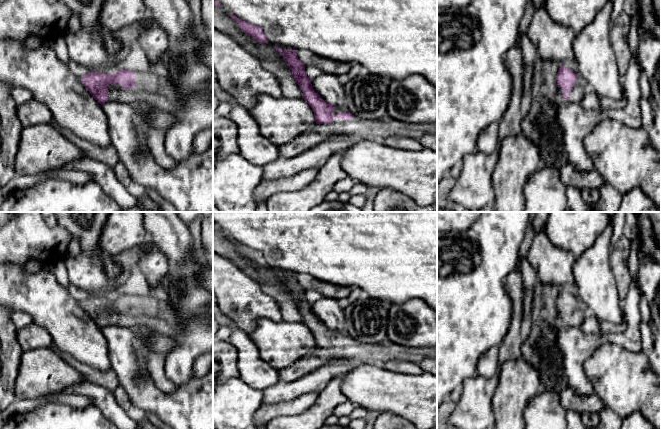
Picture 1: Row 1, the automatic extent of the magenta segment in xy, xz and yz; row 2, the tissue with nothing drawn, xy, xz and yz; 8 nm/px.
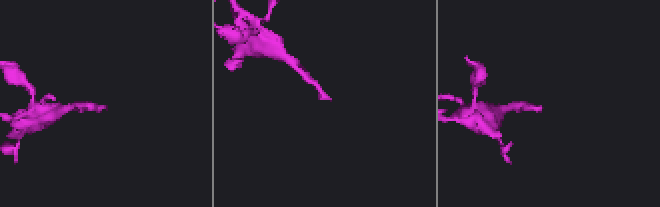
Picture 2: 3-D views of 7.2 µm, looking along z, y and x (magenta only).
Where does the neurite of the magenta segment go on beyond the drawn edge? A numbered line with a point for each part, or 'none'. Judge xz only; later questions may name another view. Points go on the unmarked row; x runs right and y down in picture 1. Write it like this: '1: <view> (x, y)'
1: xz (380, 352)

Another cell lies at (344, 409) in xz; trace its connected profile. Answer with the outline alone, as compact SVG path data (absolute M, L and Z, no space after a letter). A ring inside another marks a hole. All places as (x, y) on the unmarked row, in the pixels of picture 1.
M347 400L346 402L339 404L334 409L333 414L337 417L349 416L349 414L356 408L357 406Z

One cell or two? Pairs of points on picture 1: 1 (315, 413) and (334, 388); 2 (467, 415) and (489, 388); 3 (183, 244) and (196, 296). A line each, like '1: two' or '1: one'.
1: one
2: one
3: two

